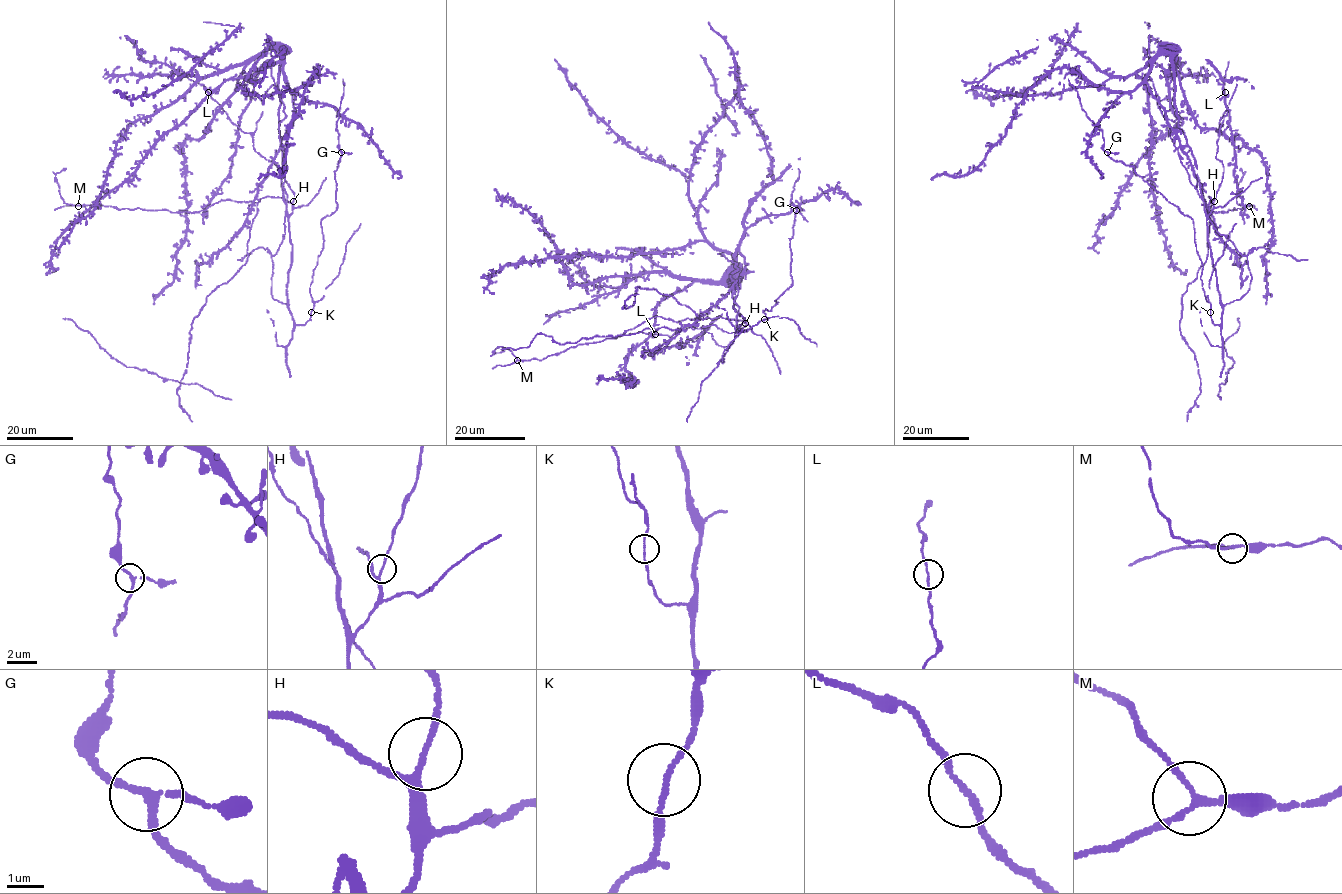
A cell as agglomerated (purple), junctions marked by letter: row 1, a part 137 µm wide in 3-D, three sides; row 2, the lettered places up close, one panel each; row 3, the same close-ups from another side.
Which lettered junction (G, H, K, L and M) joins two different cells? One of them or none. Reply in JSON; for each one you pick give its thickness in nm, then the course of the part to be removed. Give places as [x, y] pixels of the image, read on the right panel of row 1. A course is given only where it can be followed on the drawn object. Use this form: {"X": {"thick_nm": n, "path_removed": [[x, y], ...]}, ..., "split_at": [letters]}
{"split_at": []}

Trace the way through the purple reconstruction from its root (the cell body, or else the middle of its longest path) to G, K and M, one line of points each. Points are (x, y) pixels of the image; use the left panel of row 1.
G: (283, 183), (287, 307), (304, 324), (321, 221), (338, 206), (341, 152)
K: (283, 183), (293, 246), (287, 307), (296, 324), (304, 324), (311, 312)
M: (283, 183), (289, 215), (292, 204), (273, 196), (257, 202), (221, 200), (194, 212), (78, 206)

